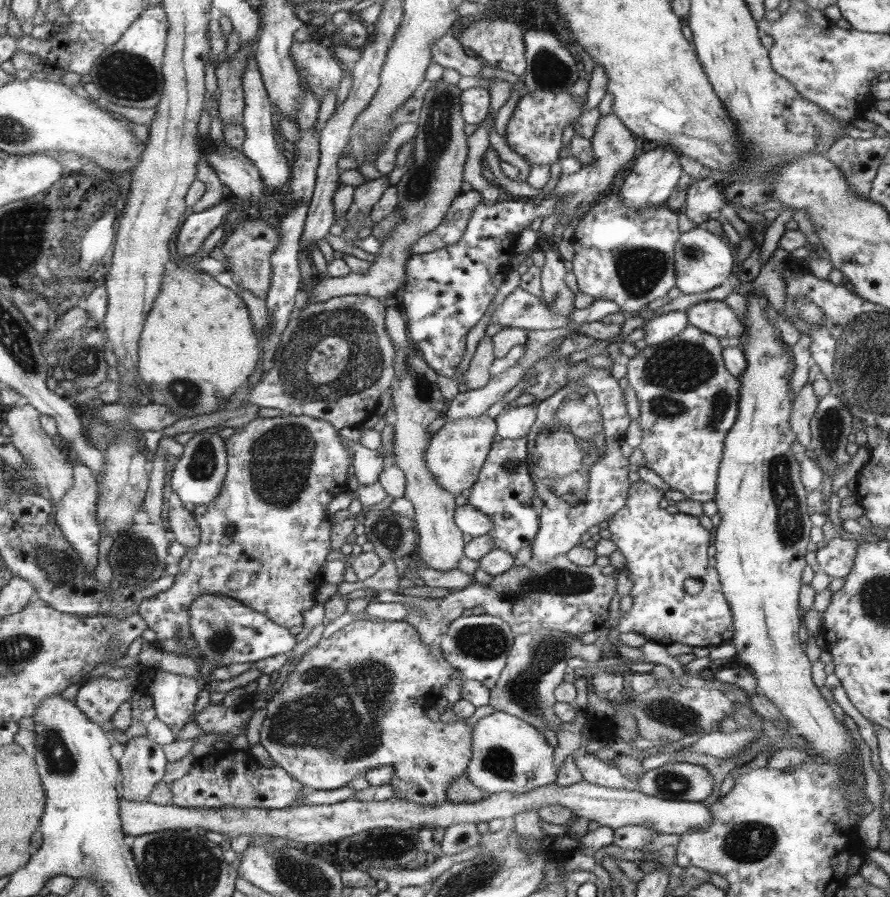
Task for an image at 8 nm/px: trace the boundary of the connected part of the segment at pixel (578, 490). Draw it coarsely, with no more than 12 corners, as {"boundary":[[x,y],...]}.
{"boundary":[[611,369],[537,407],[527,439],[547,562],[621,510],[633,420]]}

